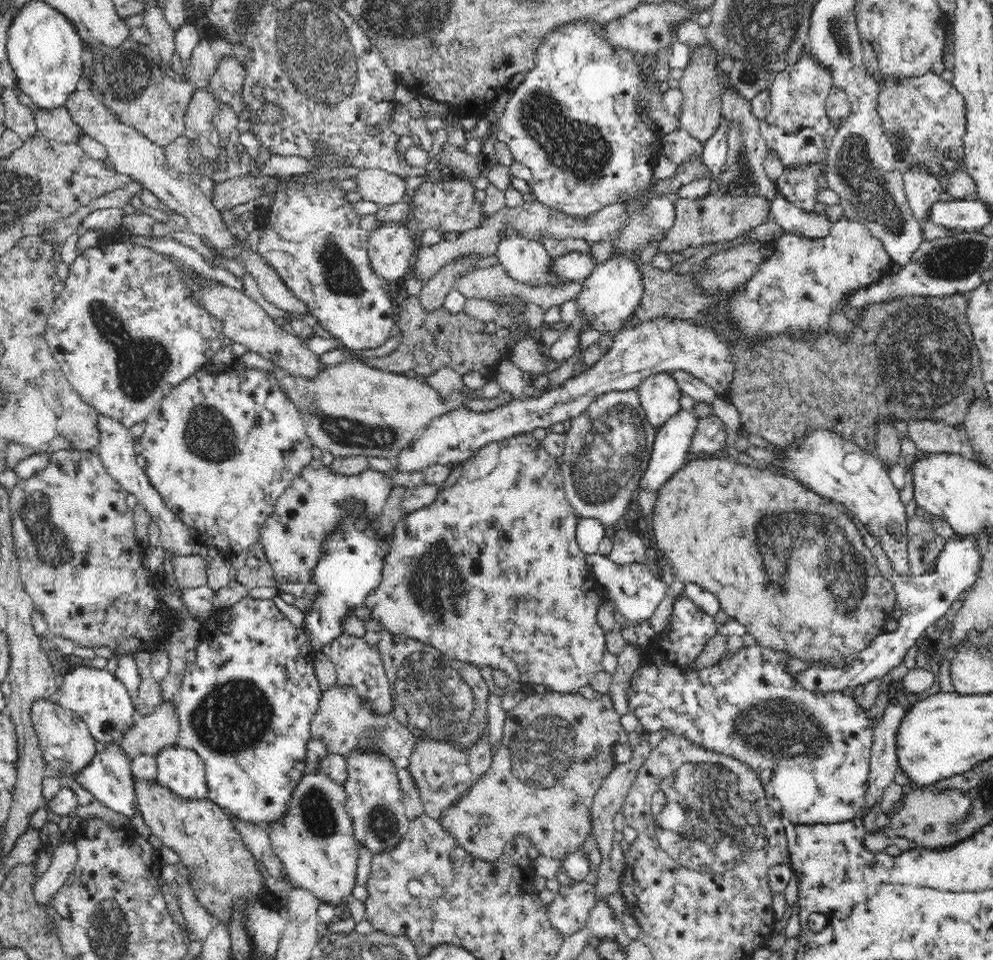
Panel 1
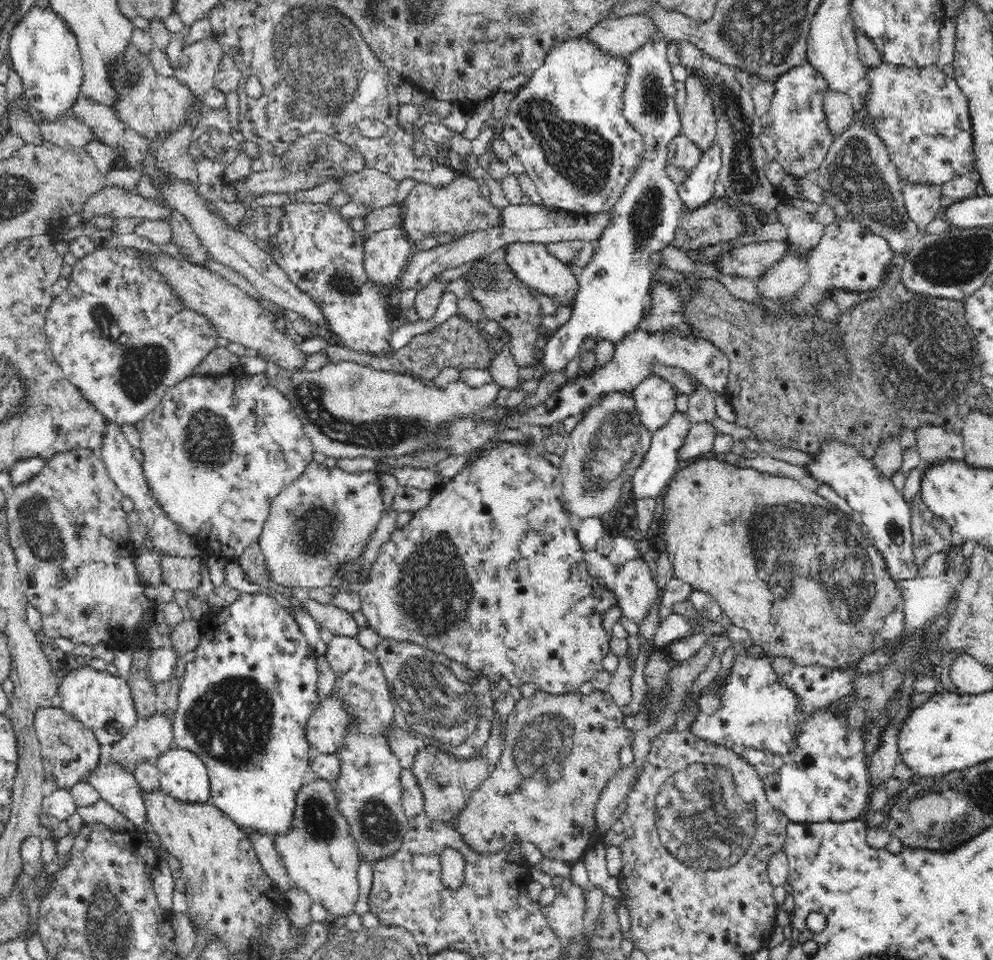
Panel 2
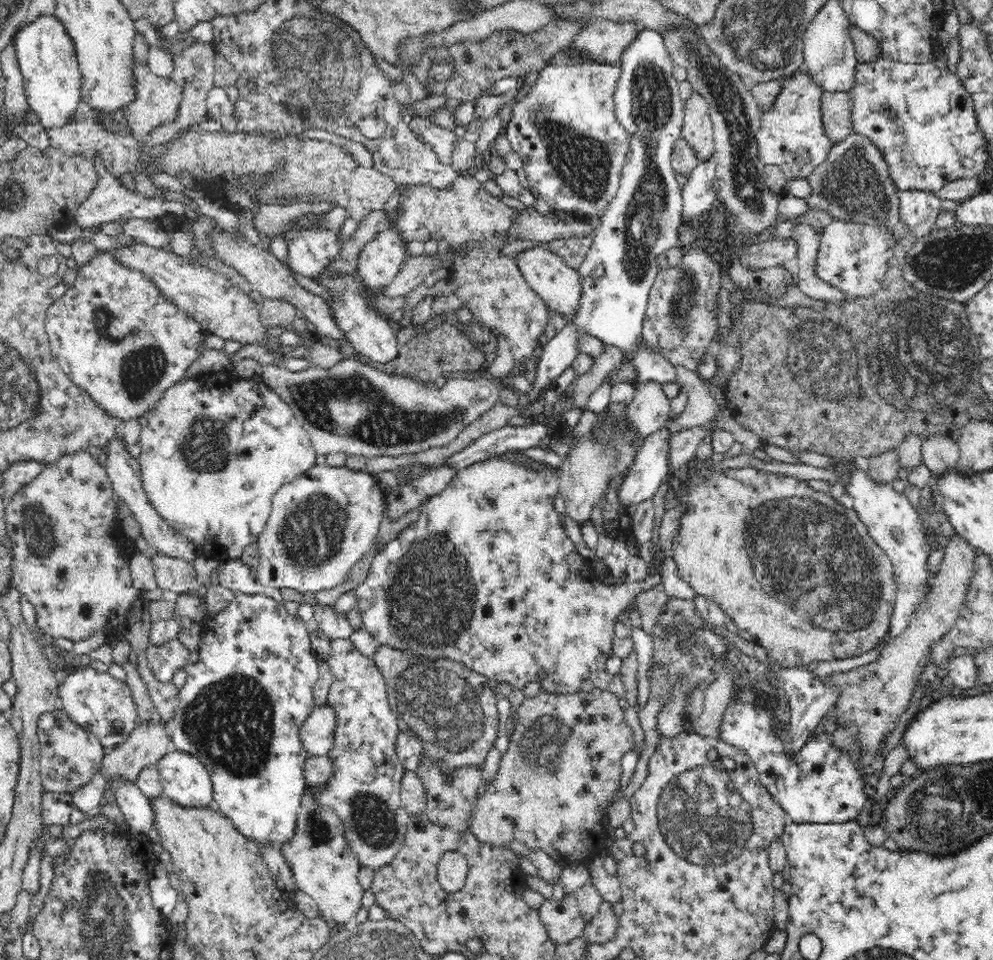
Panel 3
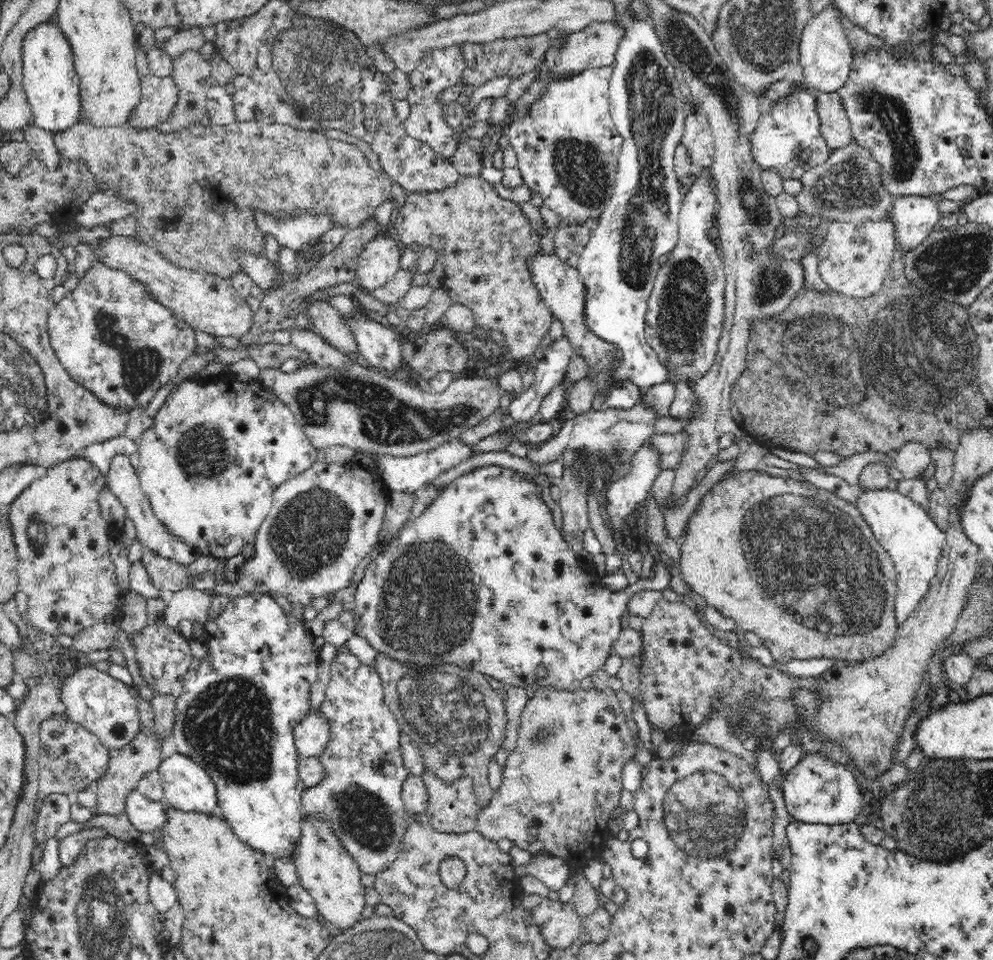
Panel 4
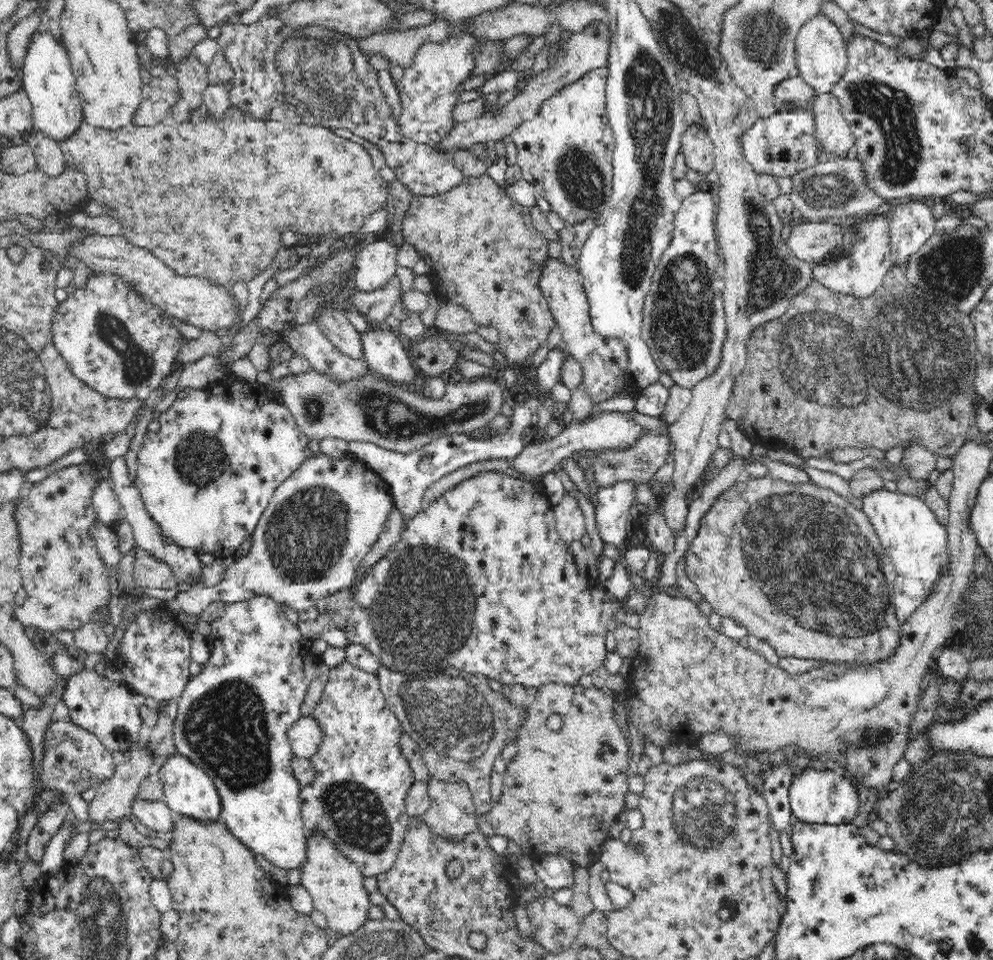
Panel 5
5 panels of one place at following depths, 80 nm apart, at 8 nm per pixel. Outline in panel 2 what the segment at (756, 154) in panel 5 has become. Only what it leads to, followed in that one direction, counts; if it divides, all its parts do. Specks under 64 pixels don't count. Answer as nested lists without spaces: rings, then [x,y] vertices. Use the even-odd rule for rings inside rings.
[[[808,63],[789,70],[776,82],[769,111],[761,116],[763,130],[758,139],[767,163],[776,162],[786,176],[799,180],[821,166],[835,140],[824,117],[823,98],[827,88],[824,78]]]

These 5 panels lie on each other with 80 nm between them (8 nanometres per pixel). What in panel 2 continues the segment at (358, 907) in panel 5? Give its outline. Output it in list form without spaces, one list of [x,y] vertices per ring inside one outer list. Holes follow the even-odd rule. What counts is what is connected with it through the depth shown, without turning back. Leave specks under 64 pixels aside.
[[[307,779],[297,798],[290,832],[274,840],[293,887],[309,894],[312,902],[322,905],[329,919],[334,916],[346,918],[354,913],[359,897],[356,873],[361,860],[344,817],[337,814],[336,805],[332,802],[330,782]]]

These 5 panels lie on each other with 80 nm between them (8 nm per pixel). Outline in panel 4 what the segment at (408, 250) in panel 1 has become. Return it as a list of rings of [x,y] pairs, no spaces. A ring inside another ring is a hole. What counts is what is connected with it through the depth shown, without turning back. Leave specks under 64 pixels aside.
[[[388,235],[376,236],[374,240],[363,245],[358,254],[354,283],[369,292],[385,286],[400,270],[398,260],[401,252],[402,250],[400,250],[394,238],[388,237]]]

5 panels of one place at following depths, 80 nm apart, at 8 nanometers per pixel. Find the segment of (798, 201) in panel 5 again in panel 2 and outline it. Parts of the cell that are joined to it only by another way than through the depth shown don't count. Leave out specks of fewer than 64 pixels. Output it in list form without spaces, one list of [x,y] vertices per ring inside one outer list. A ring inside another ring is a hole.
[[[855,118],[852,128],[833,141],[818,168],[816,184],[822,190],[822,205],[828,204],[836,218],[870,226],[876,234],[888,239],[891,250],[905,253],[908,240],[918,236],[916,225],[906,215],[901,196],[902,184],[897,180],[887,150],[873,134],[862,130]]]

